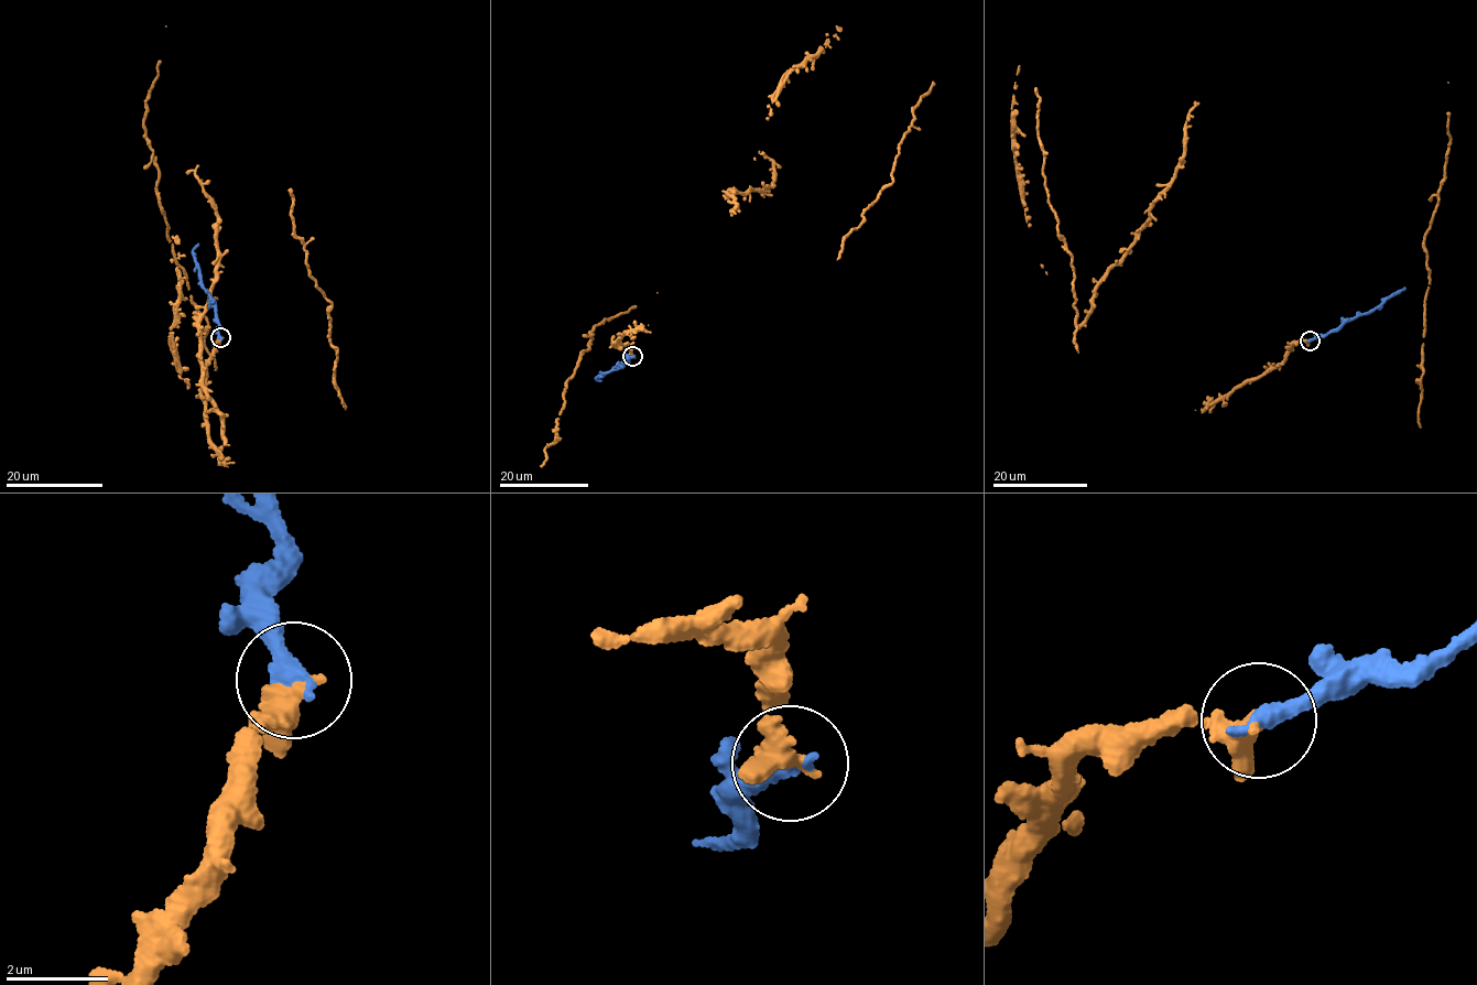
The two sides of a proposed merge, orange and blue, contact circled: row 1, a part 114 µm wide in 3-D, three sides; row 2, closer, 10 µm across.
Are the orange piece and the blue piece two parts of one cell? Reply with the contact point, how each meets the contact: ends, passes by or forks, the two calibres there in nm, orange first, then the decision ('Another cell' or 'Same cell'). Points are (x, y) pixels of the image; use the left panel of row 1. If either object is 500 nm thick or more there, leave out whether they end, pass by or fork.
Place: (220, 337). At the ring orange passes by. At the ring blue ends. Thickness 360 nm (orange) against 420 nm. Same cell

